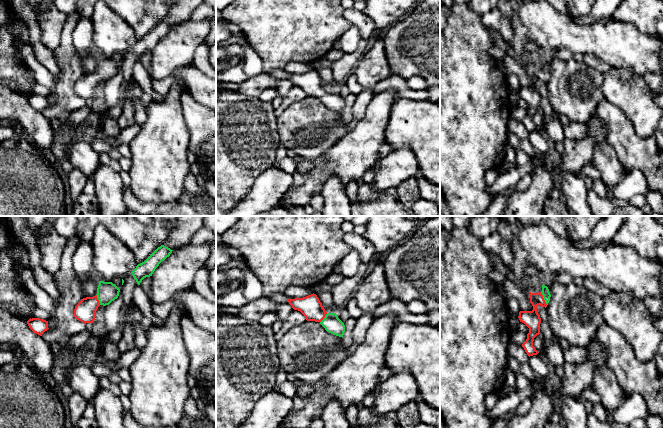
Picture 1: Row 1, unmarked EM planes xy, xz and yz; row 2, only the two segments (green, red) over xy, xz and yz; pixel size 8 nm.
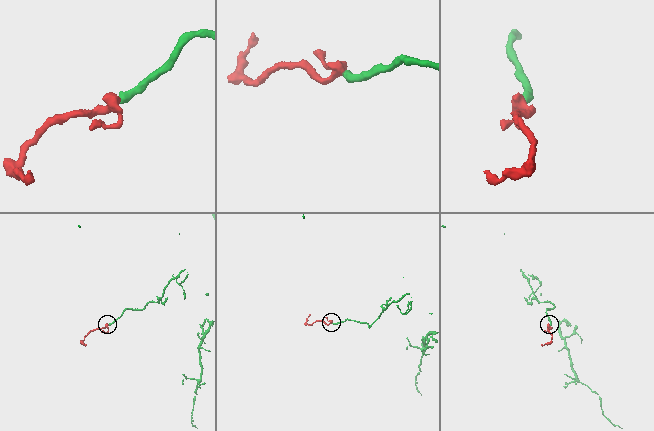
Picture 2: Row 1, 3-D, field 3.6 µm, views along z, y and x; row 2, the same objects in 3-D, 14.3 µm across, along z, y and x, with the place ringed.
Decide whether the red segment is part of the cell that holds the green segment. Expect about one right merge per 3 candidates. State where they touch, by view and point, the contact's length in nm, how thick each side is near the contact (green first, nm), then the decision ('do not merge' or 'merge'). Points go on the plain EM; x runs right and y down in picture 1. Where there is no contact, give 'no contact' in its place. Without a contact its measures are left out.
yz (543, 73) | 120 nm | 70/140 nm | merge

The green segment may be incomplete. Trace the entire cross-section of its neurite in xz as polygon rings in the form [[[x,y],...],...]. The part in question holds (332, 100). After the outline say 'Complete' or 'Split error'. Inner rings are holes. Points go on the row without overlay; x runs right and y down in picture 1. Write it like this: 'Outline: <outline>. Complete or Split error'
Outline: [[[311,70],[303,74],[288,75],[294,86],[300,87],[307,97],[319,98],[327,108],[343,113],[345,108],[344,99],[338,94],[336,89],[327,89],[316,70]]]. Split error

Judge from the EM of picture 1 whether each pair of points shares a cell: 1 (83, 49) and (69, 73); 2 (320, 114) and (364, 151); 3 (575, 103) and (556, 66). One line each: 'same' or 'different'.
1: different
2: different
3: same

